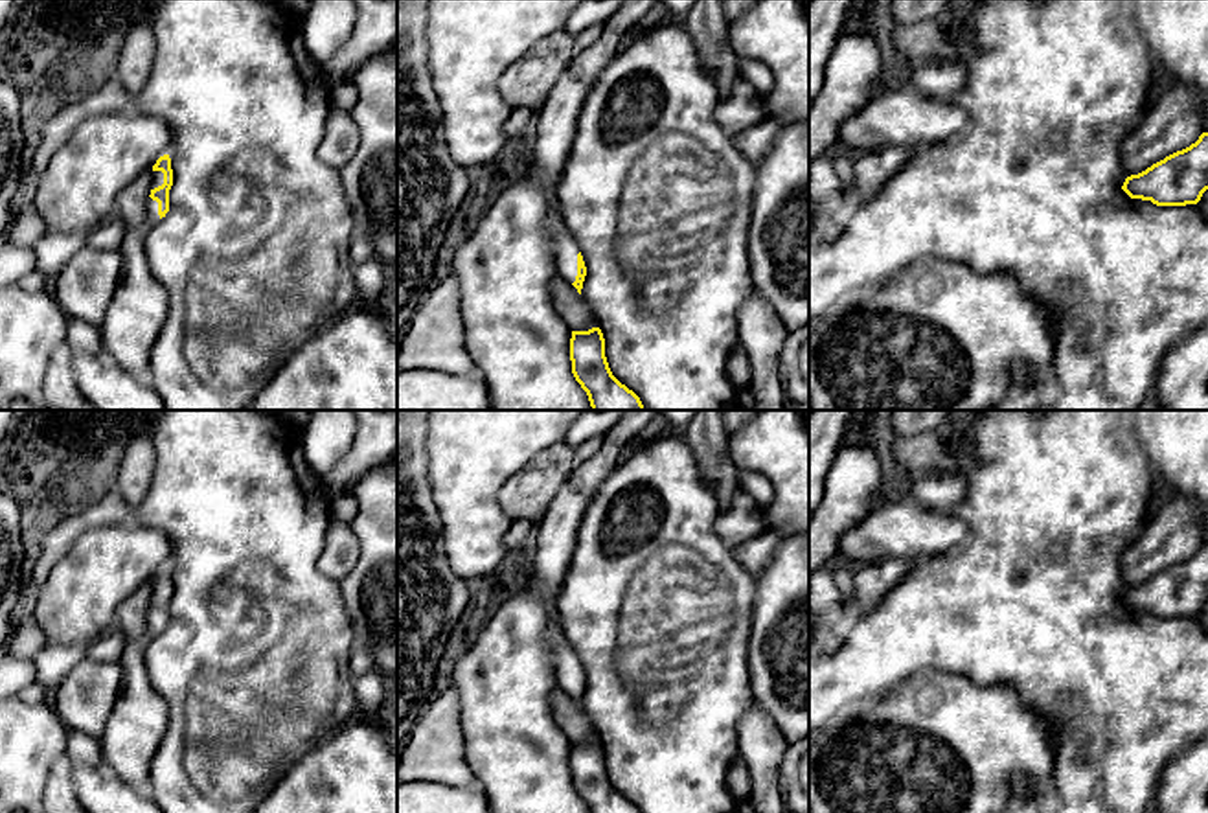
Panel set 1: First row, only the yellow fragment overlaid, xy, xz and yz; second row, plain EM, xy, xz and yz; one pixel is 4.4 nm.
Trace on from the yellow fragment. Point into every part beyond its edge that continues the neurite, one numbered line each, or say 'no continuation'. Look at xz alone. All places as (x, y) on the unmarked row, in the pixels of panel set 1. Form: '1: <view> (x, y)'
1: xz (554, 538)

